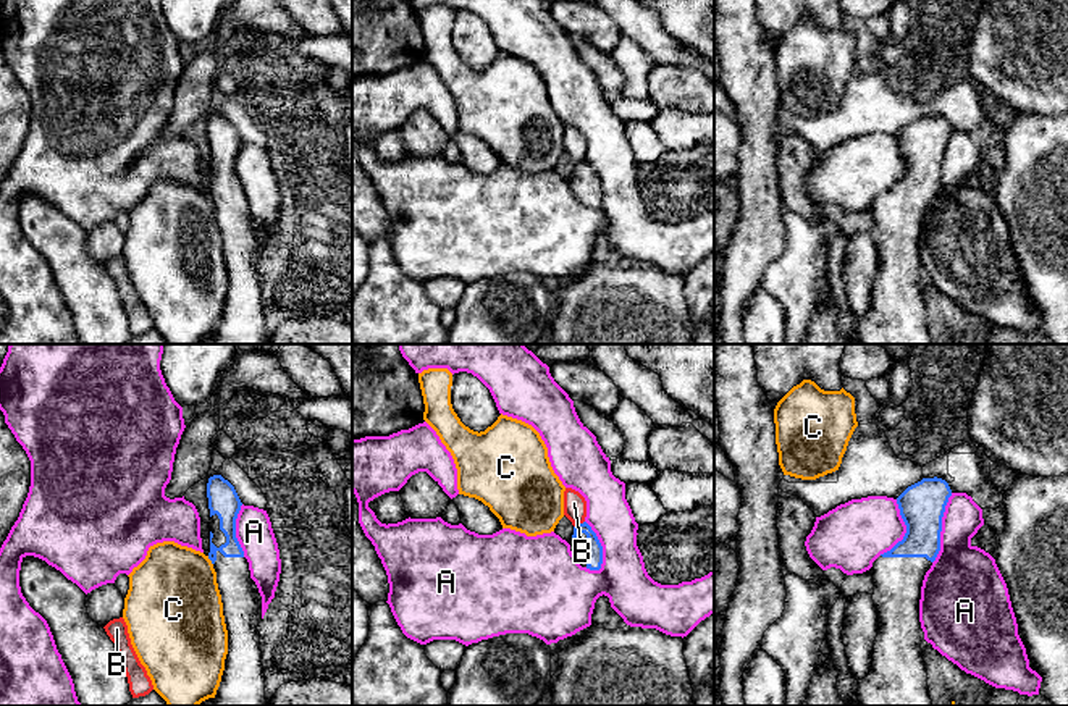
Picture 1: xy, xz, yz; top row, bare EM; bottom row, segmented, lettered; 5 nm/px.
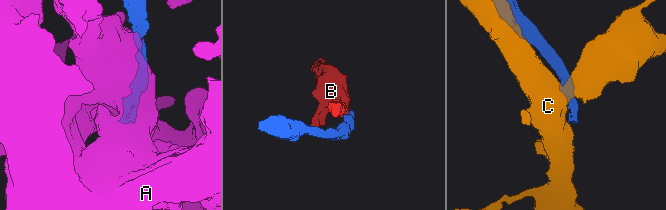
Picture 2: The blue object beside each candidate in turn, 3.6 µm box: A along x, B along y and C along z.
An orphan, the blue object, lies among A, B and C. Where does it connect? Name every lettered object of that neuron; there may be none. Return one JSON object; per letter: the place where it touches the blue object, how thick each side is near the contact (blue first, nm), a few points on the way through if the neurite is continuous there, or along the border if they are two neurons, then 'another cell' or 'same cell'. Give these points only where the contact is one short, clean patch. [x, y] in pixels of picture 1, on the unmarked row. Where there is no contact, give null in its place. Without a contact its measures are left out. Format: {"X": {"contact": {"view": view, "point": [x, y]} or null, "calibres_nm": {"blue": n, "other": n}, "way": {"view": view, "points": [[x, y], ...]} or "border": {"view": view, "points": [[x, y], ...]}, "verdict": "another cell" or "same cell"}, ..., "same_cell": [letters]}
{"A": {"contact": {"view": "yz", "point": [941, 167]}, "calibres_nm": {"blue": 220, "other": 300}, "verdict": "another cell"}, "B": {"contact": {"view": "xz", "point": [579, 162]}, "calibres_nm": {"blue": 80, "other": 110}, "border": {"view": "xz", "points": [[584, 159], [574, 165]]}, "verdict": "another cell"}, "C": {"contact": {"view": "xy", "point": [210, 197]}, "calibres_nm": {"blue": 100, "other": 440}, "verdict": "another cell"}, "same_cell": []}

